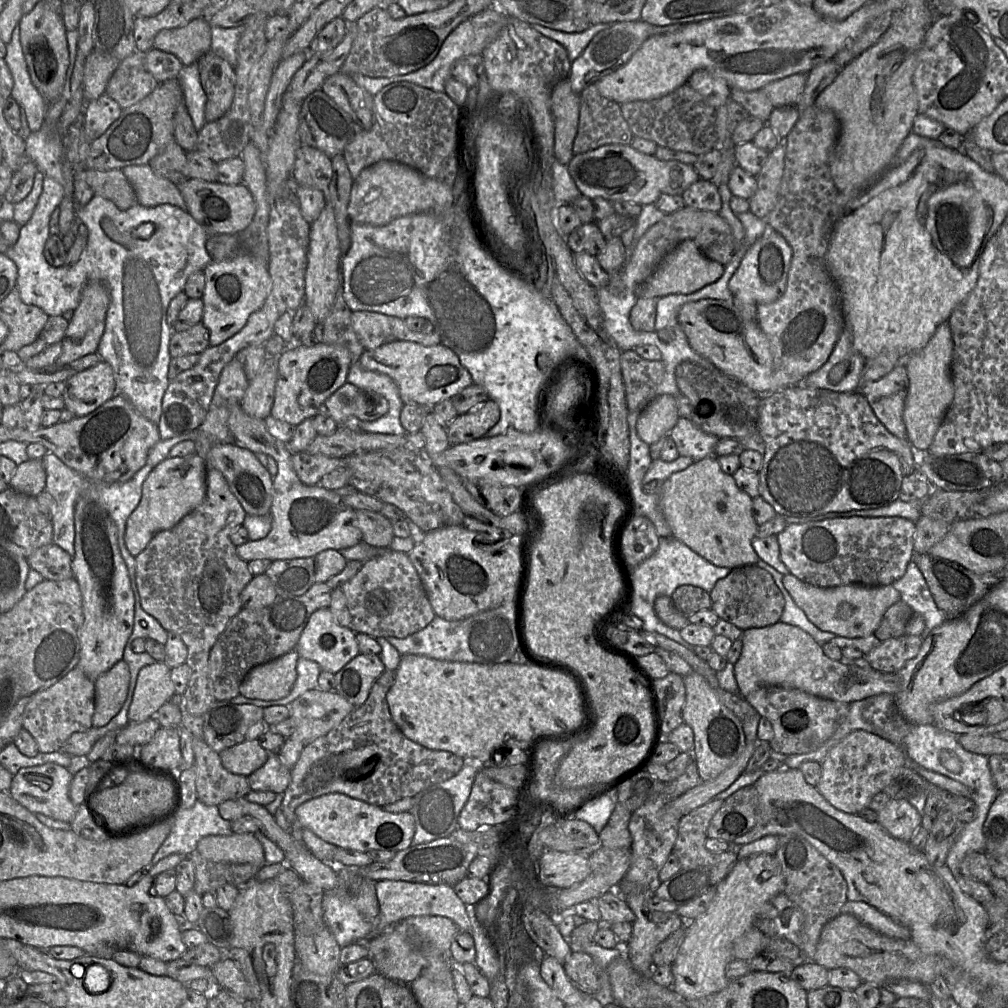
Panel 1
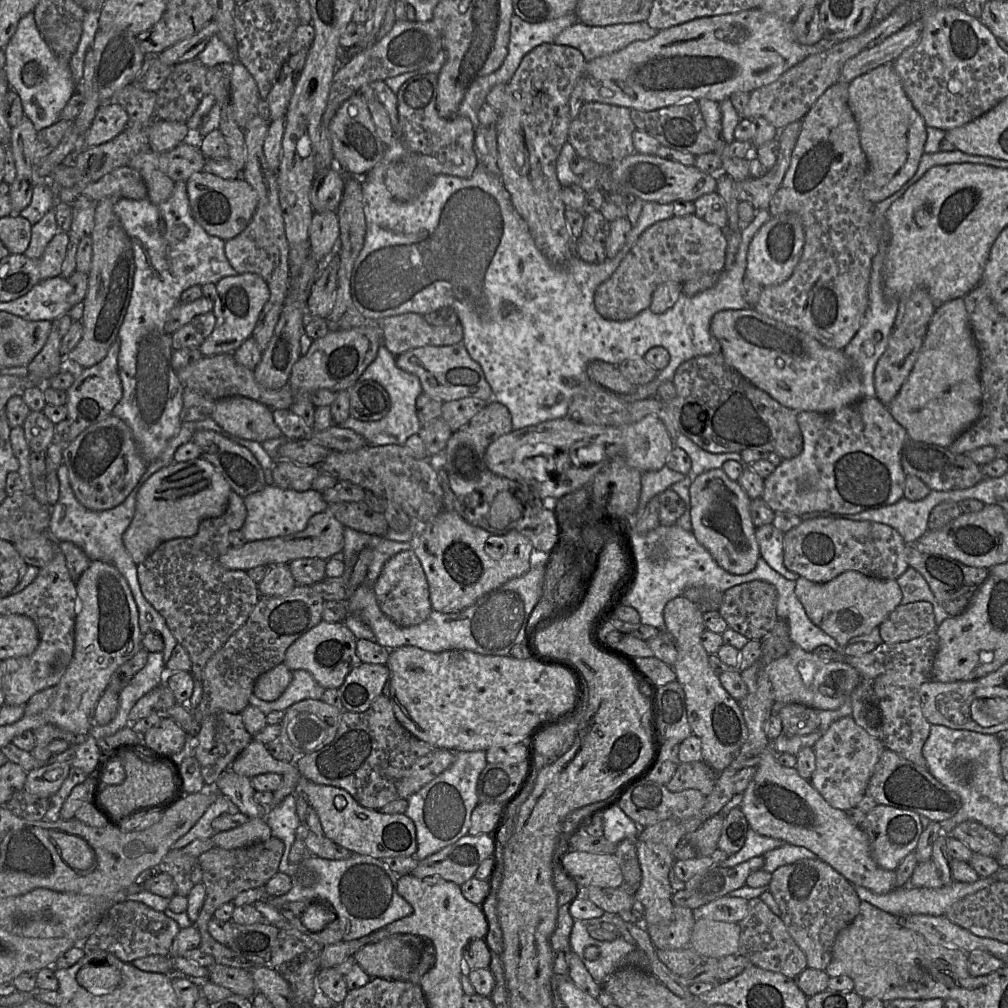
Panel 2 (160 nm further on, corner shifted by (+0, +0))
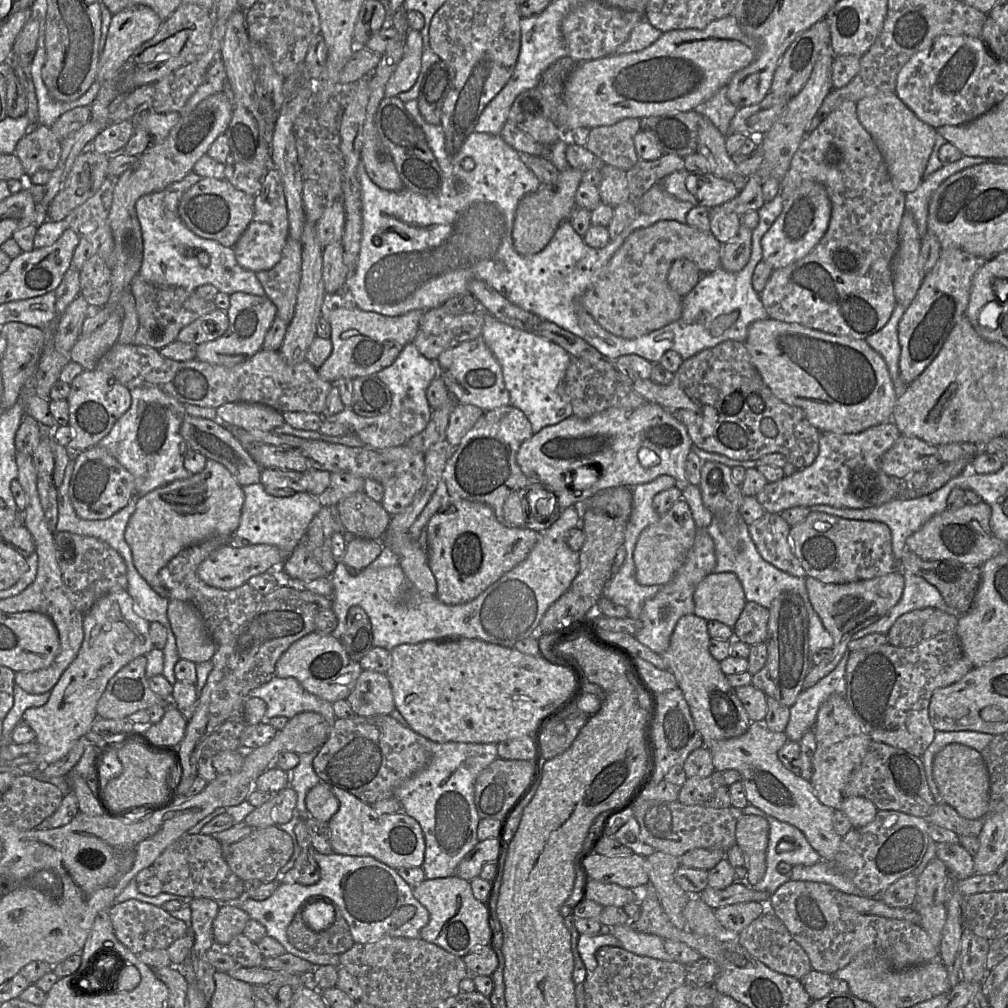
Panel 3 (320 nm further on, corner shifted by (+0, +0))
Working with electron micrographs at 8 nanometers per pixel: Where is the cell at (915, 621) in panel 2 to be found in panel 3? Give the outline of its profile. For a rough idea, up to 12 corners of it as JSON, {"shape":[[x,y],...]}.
{"shape":[[933,607],[898,617],[888,644],[907,648],[955,632],[958,617]]}

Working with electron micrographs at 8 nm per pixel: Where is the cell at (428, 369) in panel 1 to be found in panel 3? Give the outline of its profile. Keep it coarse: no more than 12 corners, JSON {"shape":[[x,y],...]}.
{"shape":[[481,337],[436,359],[450,395],[484,411],[510,405]]}

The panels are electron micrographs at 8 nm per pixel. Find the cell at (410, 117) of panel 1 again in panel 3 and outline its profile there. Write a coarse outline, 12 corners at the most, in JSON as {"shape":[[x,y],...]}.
{"shape":[[442,60],[425,72],[417,102],[427,123],[440,124],[454,69]]}

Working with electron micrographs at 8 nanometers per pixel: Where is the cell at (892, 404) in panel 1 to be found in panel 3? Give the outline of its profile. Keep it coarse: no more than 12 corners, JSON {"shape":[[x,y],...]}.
{"shape":[[941,249],[898,324],[906,385],[966,317],[986,261]]}

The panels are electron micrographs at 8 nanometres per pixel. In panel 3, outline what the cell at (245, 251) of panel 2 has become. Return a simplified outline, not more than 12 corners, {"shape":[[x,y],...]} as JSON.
{"shape":[[299,241],[256,272],[276,317],[289,323],[301,280]]}

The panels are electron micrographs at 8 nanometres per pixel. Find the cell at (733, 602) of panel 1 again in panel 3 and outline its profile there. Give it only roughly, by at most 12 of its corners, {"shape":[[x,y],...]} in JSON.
{"shape":[[747,601],[734,637],[765,643],[770,610]]}

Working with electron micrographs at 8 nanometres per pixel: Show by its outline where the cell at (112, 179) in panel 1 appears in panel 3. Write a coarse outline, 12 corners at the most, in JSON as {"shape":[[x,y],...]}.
{"shape":[[35,125],[14,154],[25,178],[51,172],[60,159],[60,140],[50,127]]}

